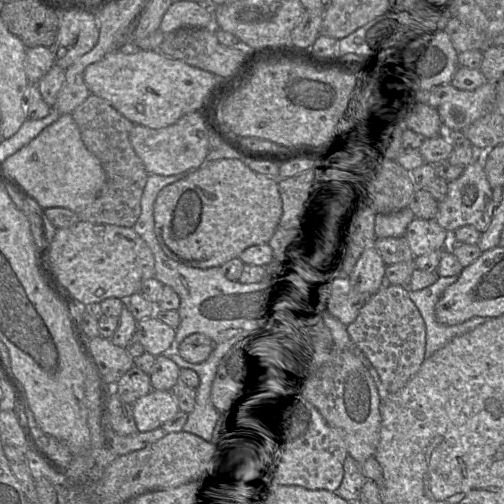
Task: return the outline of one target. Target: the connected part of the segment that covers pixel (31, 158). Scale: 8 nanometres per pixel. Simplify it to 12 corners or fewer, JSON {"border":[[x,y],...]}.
{"border":[[62,114],[2,162],[42,209],[81,213],[106,172]]}

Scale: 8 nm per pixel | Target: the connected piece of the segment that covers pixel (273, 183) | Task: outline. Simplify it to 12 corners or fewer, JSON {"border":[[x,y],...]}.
{"border":[[205,161],[153,207],[161,249],[221,267],[268,243],[278,181]]}

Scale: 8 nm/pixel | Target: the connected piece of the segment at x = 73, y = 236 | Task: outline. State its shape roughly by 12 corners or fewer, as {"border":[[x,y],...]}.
{"border":[[79,220],[48,246],[85,305],[126,300],[155,276],[131,227]]}

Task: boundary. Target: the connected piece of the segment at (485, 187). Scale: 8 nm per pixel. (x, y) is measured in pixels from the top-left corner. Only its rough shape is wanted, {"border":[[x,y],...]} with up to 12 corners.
{"border":[[477,160],[448,182],[436,222],[485,232],[492,190]]}

